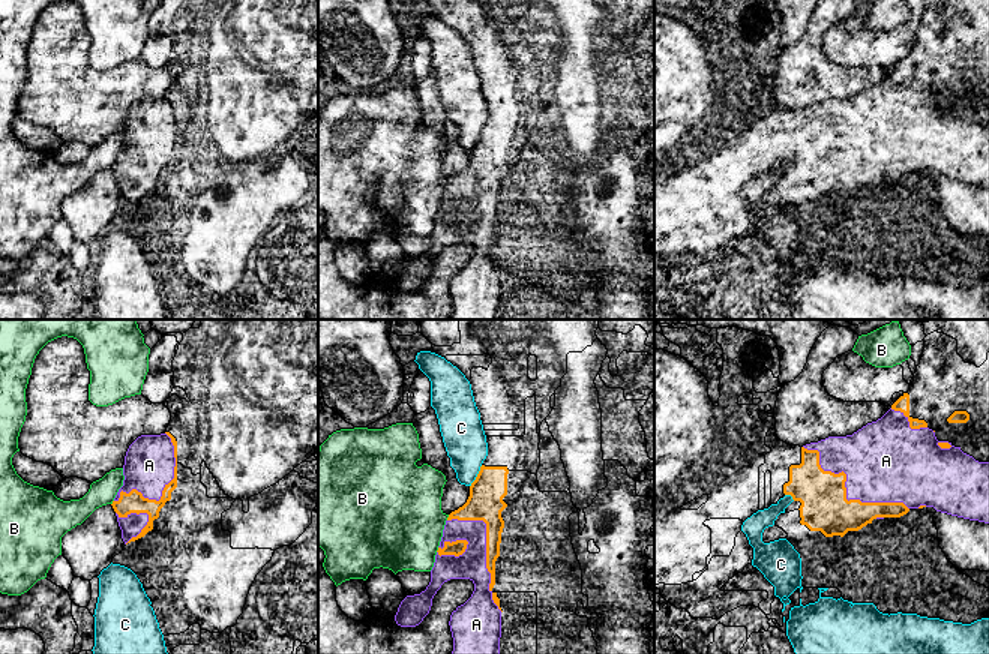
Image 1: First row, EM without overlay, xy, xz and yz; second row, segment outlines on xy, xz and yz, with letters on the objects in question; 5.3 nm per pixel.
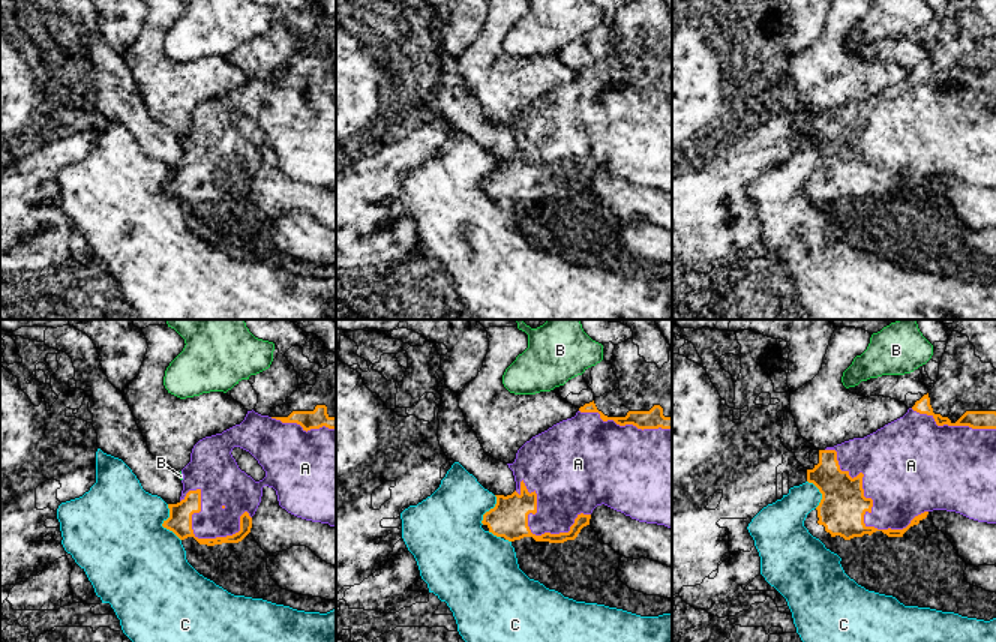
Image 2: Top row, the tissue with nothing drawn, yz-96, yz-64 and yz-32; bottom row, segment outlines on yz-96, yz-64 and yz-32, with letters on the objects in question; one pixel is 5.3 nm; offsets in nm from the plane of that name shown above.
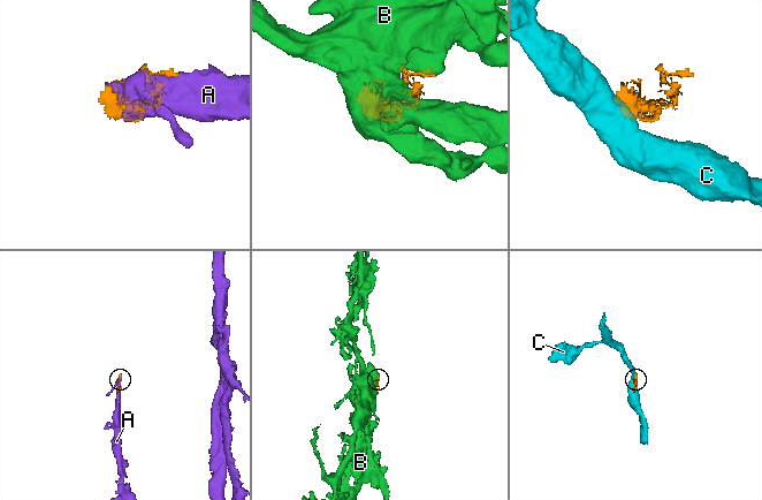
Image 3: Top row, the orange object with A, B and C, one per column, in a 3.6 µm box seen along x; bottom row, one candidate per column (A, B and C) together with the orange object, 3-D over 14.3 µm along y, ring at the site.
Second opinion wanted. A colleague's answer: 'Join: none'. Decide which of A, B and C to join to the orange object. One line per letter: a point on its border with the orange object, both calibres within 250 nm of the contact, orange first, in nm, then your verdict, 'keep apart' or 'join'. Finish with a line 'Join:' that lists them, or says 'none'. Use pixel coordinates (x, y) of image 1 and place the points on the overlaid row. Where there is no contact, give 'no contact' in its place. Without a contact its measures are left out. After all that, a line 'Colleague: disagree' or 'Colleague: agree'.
A: yz (845, 491) | 260/420 nm | join
B: xz (447, 518) | 190/460 nm | keep apart
C: xz (477, 476) | 190/220 nm | keep apart
Join: A
Colleague: disagree

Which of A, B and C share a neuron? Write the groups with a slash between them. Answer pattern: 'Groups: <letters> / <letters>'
Groups: A / B / C

